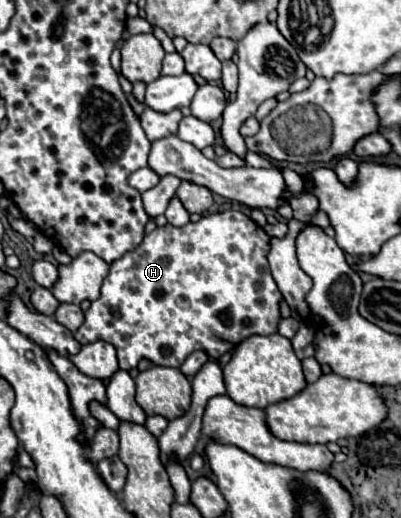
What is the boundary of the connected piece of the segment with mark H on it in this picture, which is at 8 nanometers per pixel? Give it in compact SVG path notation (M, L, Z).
M241 211L211 213L183 227L157 227L135 251L111 263L99 299L85 311L85 323L73 337L81 345L95 341L111 343L117 349L119 367L129 371L137 367L141 359L149 359L153 365L179 369L193 351L205 351L209 357L219 359L235 351L249 335L273 335L281 321L279 303L283 295L279 295L275 279L271 271L267 271L267 243L271 243L271 237Z

